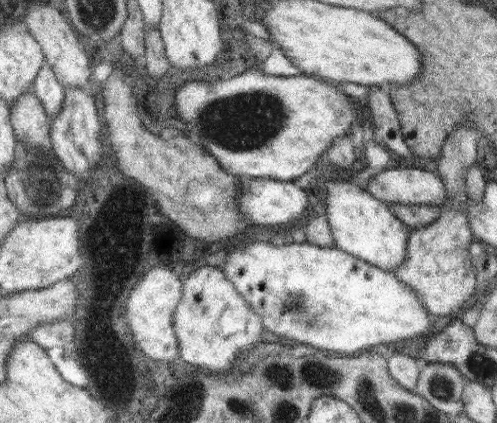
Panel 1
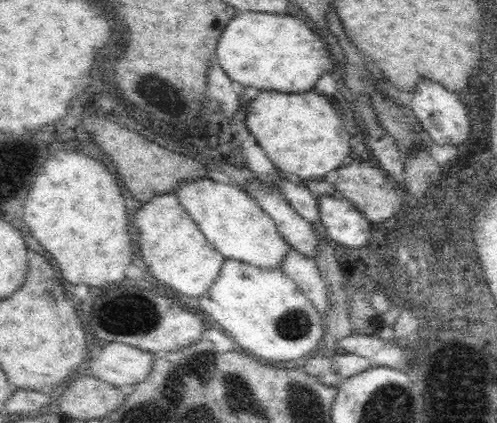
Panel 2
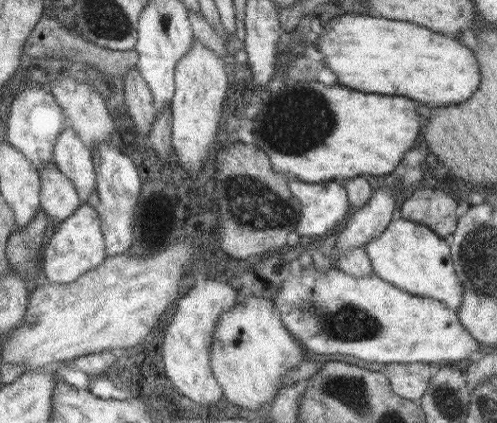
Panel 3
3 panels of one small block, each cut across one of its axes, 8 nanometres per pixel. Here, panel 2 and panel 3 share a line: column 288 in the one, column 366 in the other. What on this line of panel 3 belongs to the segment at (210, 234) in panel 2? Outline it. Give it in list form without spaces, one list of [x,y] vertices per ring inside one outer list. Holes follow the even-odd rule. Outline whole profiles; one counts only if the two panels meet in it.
[[[401,218],[391,220],[387,230],[365,246],[365,252],[371,258],[375,276],[387,280],[389,284],[395,284],[405,292],[411,292],[413,296],[433,298],[451,310],[461,310],[465,286],[461,284],[455,272],[449,240],[441,238],[425,224],[417,224],[413,220],[401,220]]]

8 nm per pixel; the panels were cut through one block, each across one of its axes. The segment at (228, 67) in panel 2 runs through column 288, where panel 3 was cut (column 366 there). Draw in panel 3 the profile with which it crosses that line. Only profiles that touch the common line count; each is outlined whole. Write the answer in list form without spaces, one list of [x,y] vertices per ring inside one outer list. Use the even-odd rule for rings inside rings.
[[[365,14],[333,18],[315,32],[321,38],[311,44],[325,56],[325,66],[337,74],[337,84],[357,92],[403,96],[431,108],[447,108],[451,104],[465,104],[481,84],[477,56],[461,44],[459,36],[437,34],[405,20],[385,20]]]

